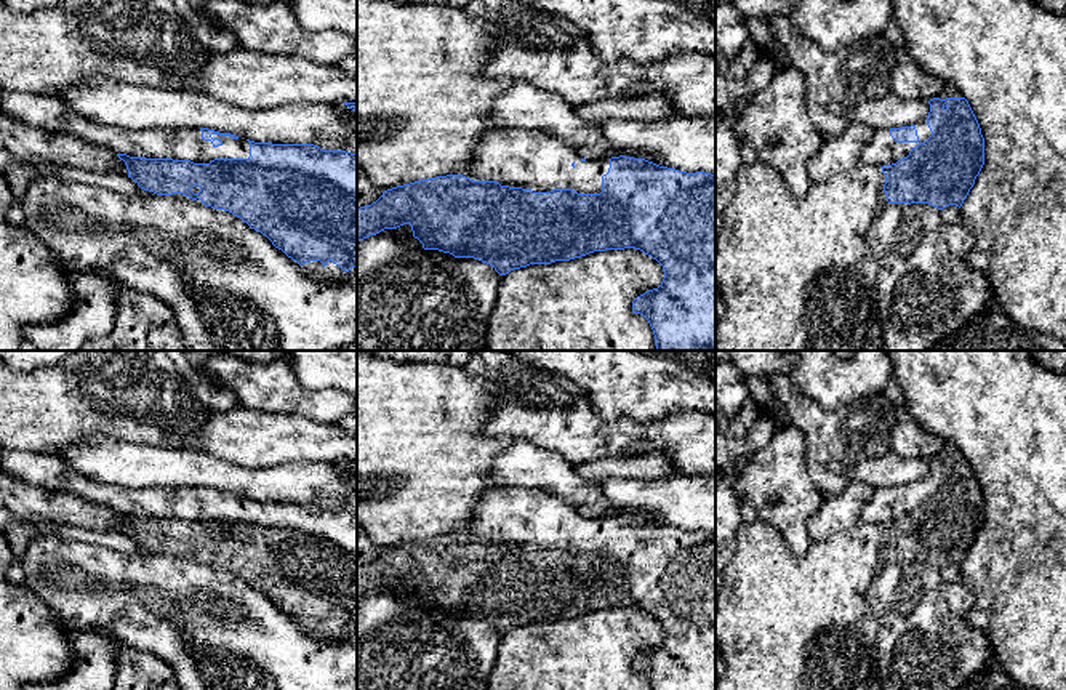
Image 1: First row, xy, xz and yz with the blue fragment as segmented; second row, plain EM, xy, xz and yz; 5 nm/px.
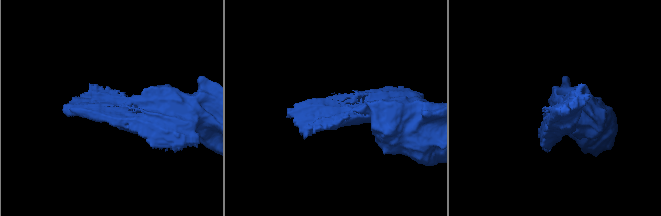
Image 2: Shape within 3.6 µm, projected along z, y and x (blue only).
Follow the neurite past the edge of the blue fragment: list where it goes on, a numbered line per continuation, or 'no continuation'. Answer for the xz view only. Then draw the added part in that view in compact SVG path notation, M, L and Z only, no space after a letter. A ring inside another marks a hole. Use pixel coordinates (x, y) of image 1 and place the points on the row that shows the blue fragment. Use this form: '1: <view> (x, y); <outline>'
1: xz (530, 159); M493 130L479 139L471 165L461 175L474 181L496 181L501 186L533 192L573 189L578 194L600 194L602 176L608 168L610 158L583 162L570 144L539 130Z

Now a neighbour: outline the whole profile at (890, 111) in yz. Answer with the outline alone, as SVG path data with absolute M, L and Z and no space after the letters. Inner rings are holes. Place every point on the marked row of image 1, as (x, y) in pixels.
M887 93L885 96L868 99L847 112L850 123L871 126L874 131L880 128L901 128L919 123L930 112L928 101L904 99L898 94Z

